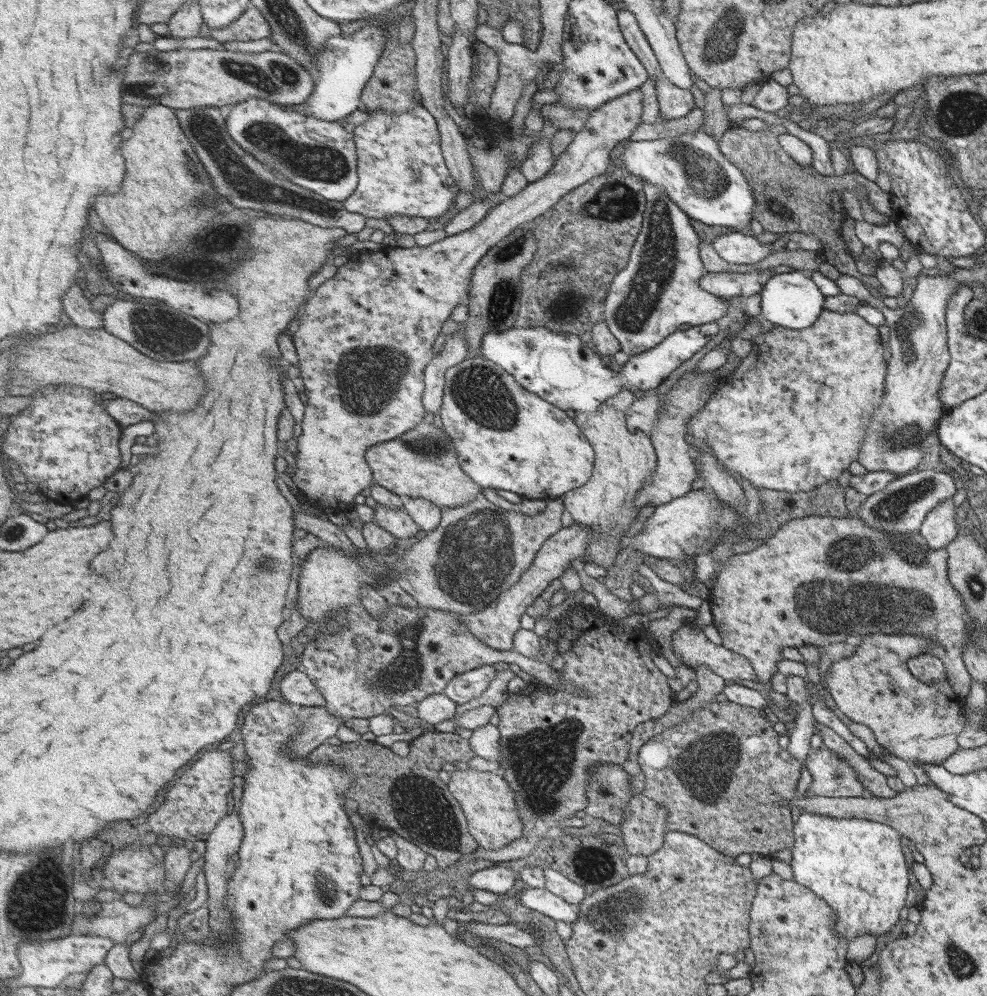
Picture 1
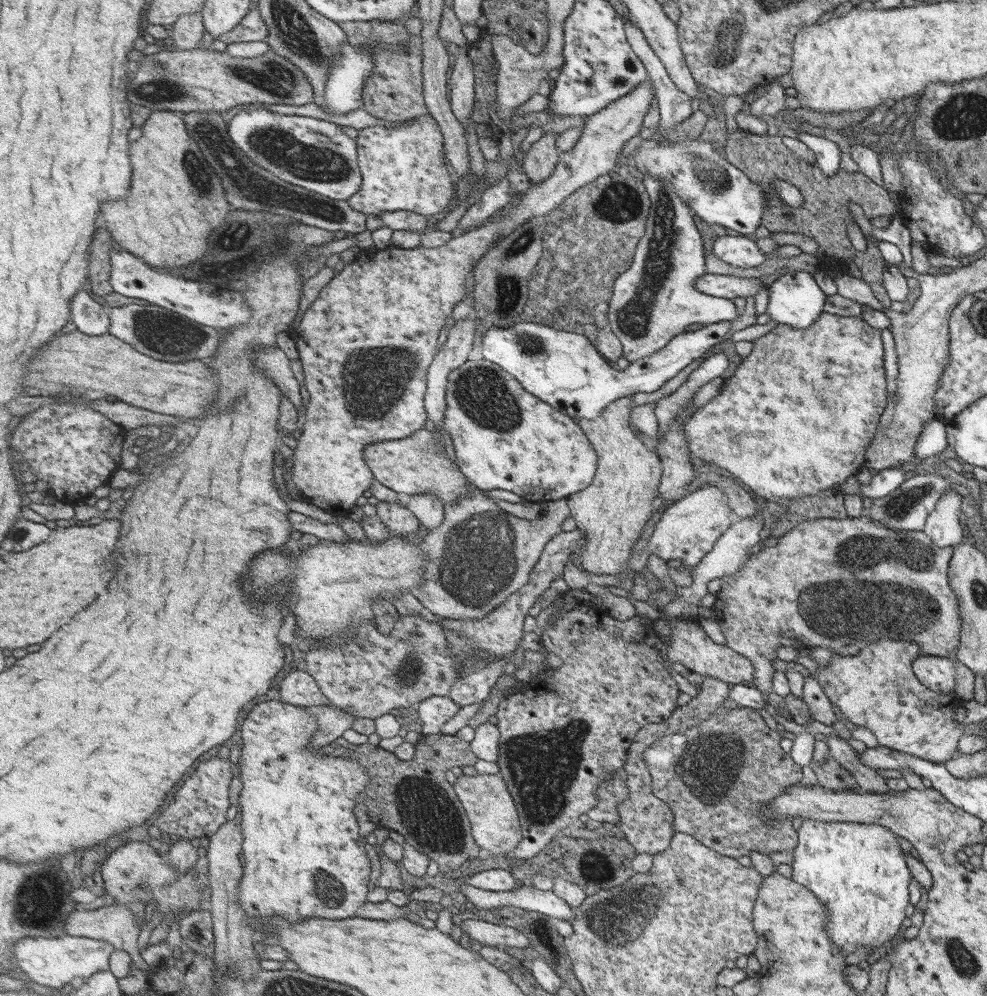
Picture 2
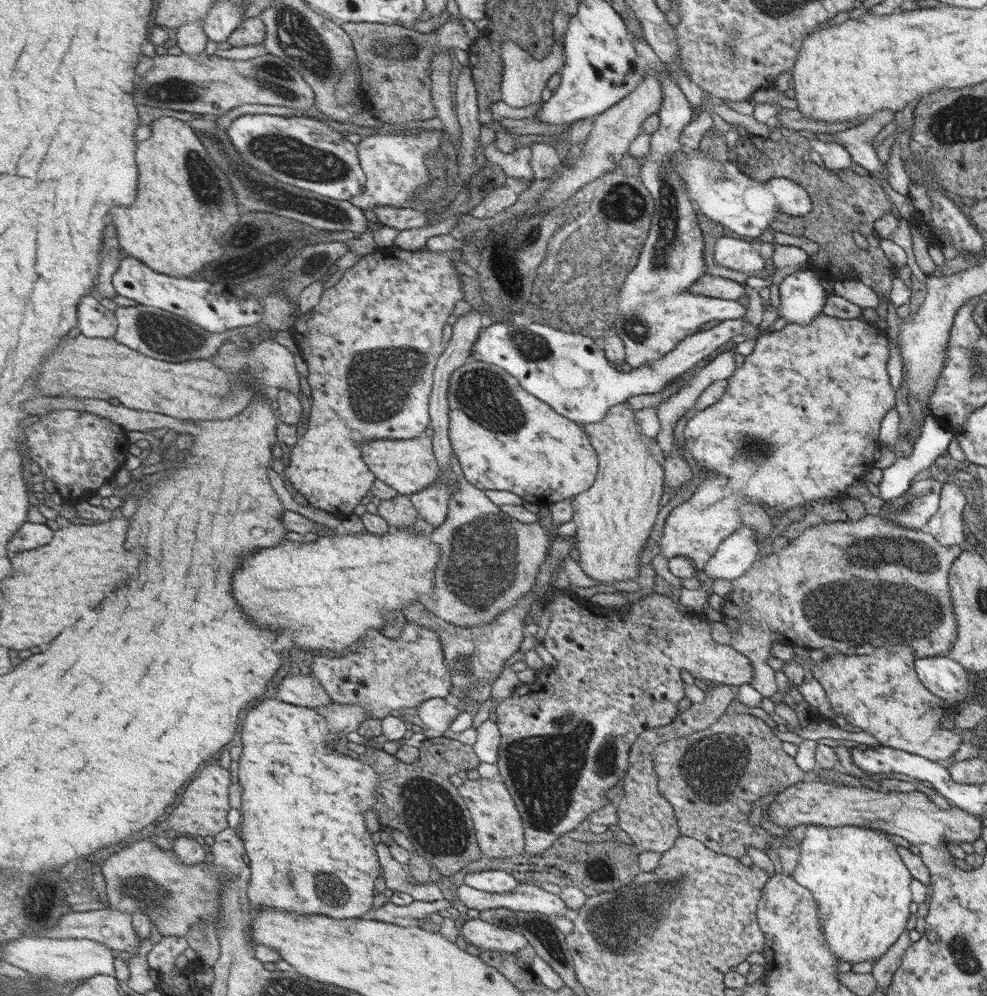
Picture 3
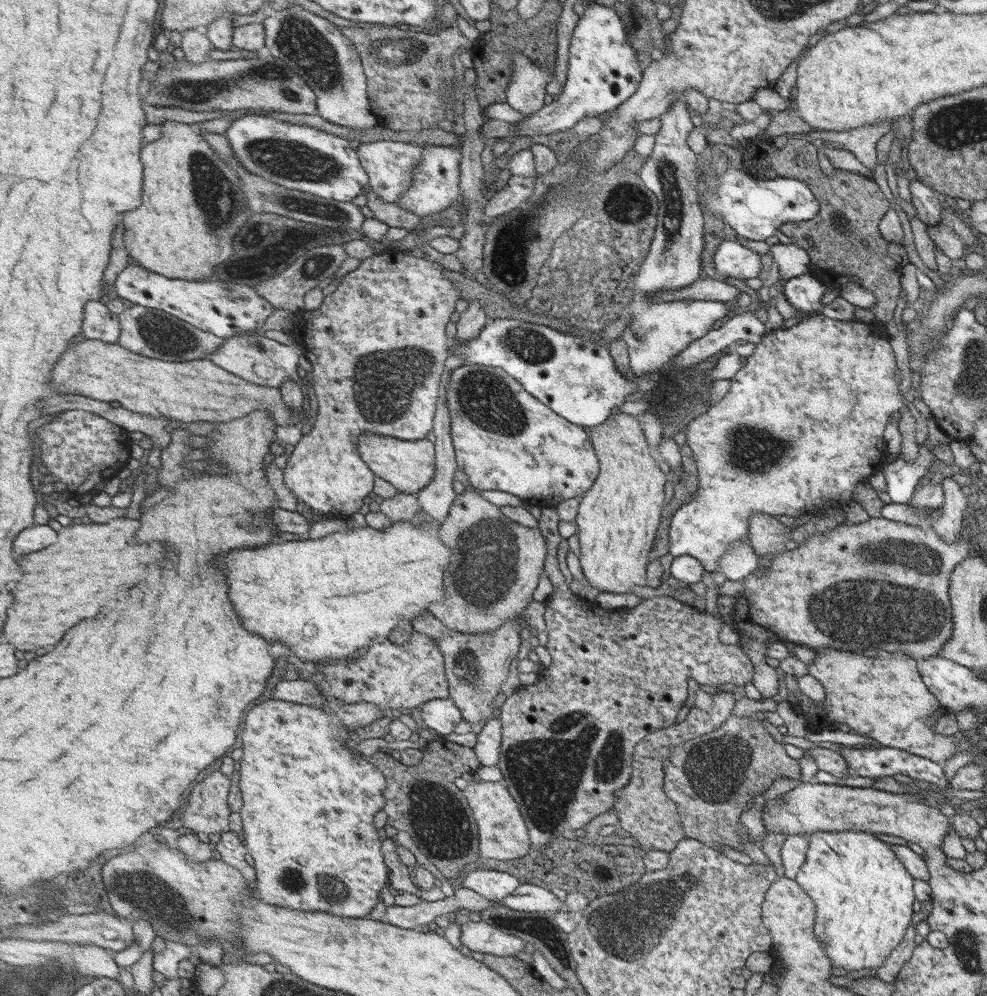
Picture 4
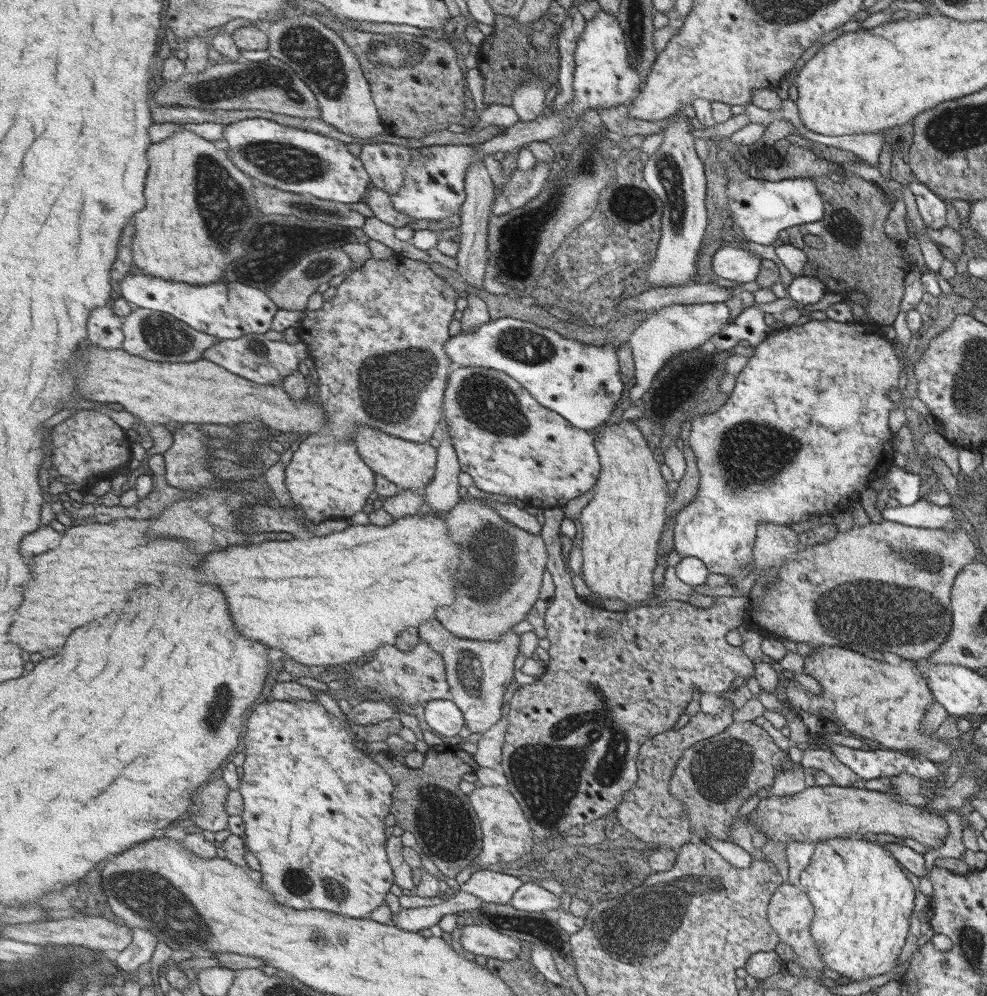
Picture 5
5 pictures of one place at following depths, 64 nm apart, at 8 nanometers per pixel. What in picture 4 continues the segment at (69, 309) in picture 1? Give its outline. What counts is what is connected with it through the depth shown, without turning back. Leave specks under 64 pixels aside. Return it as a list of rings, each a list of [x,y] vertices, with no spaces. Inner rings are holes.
[[[90,300],[87,303],[87,320],[83,326],[83,334],[91,340],[102,340],[109,344],[117,344],[120,341],[122,324],[120,314],[111,312],[107,306],[98,300]]]

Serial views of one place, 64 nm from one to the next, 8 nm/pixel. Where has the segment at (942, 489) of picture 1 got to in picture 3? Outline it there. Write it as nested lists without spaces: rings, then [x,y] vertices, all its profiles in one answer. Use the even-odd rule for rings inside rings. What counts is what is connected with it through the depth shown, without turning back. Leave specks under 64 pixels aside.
[[[931,477],[912,479],[908,491],[899,498],[885,500],[878,515],[903,528],[924,529],[929,517],[937,512],[941,487]]]

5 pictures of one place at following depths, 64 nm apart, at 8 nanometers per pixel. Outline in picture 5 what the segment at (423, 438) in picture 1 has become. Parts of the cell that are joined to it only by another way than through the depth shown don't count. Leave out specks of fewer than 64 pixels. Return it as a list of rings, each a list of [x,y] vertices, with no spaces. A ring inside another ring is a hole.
[[[367,426],[358,428],[354,440],[358,445],[359,456],[374,469],[377,476],[384,476],[398,489],[420,491],[430,483],[437,470],[437,450],[428,442],[416,443],[403,440]]]

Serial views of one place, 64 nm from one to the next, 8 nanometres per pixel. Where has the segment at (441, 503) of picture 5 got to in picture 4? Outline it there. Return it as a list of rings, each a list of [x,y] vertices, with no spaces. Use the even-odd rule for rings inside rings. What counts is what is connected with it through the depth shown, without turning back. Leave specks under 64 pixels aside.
[[[454,352],[451,356],[448,356],[444,360],[444,365],[441,368],[443,374],[441,374],[441,382],[439,382],[439,396],[435,403],[435,410],[433,415],[433,423],[431,423],[431,432],[433,432],[435,437],[434,444],[434,456],[436,458],[435,475],[434,478],[430,480],[430,483],[426,487],[423,487],[421,491],[415,493],[416,499],[418,500],[418,505],[420,509],[433,518],[437,522],[443,522],[443,519],[447,516],[449,512],[449,507],[451,503],[454,502],[456,497],[453,491],[453,472],[458,469],[454,450],[452,447],[452,442],[450,439],[450,418],[448,415],[448,408],[446,405],[445,389],[448,385],[450,372],[459,366],[463,365],[462,358],[458,358]]]

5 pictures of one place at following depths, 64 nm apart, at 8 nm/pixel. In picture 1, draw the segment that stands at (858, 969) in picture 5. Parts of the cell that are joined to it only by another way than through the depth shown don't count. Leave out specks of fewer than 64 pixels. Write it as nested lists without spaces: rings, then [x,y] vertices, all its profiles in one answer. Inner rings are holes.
[[[799,812],[794,816],[794,847],[789,850],[792,879],[811,889],[834,911],[835,933],[849,941],[860,934],[877,937],[889,932],[899,918],[899,910],[905,906],[905,892],[909,886],[908,866],[901,854],[897,830],[864,818],[831,818],[811,812]]]

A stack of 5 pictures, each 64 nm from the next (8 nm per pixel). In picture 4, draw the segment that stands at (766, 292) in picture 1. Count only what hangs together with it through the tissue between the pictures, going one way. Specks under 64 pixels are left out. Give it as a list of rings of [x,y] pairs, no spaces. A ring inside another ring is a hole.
[[[809,273],[789,278],[783,286],[782,294],[795,310],[795,317],[806,319],[821,310],[821,295],[826,286]]]

